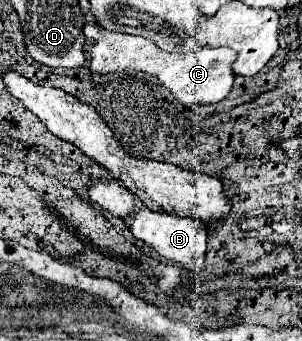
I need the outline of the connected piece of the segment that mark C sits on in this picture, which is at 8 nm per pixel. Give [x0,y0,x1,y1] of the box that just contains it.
[89,29,237,105]

